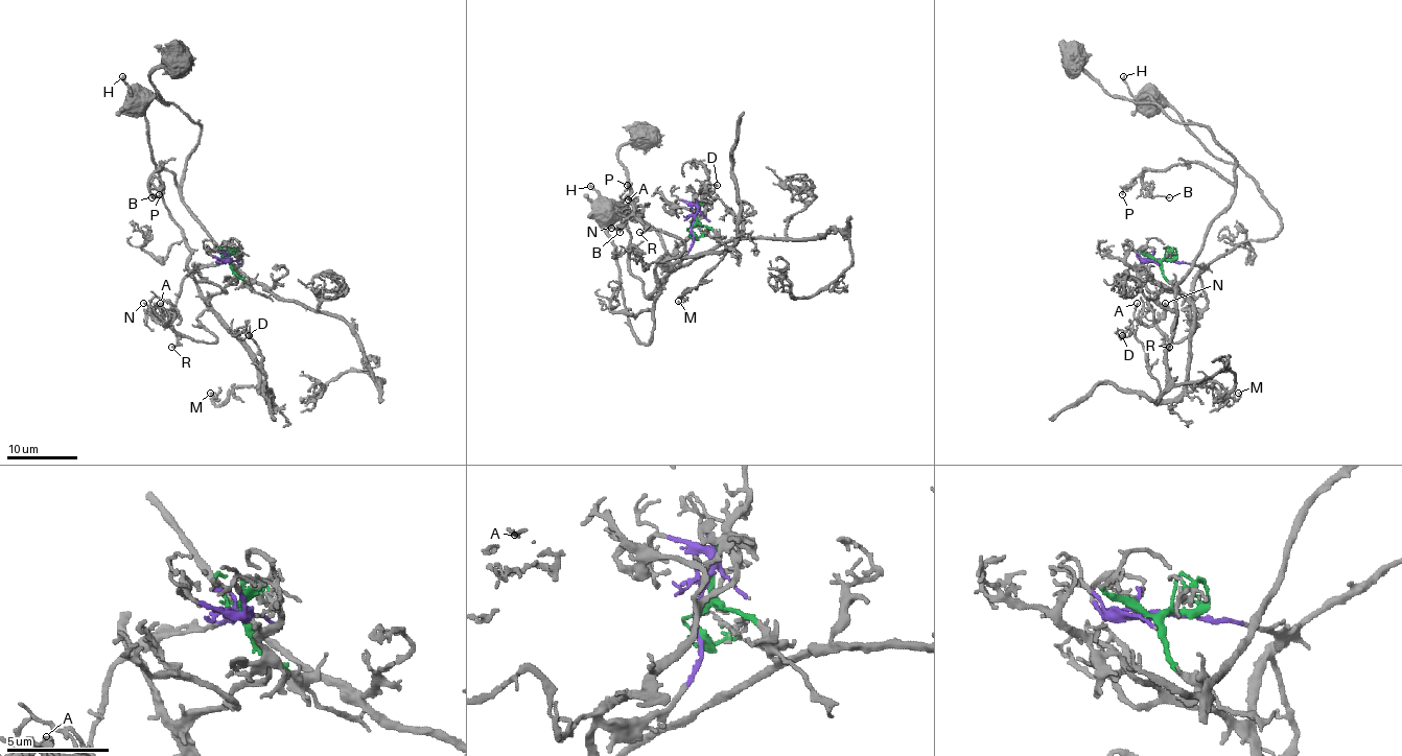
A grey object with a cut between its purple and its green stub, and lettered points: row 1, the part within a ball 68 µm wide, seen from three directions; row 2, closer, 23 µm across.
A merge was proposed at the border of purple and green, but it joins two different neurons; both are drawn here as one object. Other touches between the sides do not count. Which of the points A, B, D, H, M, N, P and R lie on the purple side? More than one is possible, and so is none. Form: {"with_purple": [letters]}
{"with_purple": ["A", "D", "H", "M", "N", "R"]}

